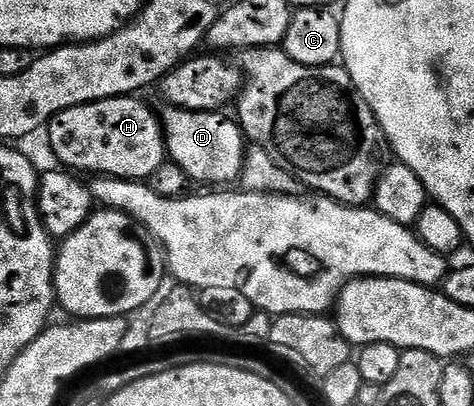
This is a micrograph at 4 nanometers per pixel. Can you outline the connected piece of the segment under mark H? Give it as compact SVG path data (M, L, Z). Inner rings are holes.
M123 95L93 101L80 107L68 107L68 111L60 111L50 121L50 149L58 156L57 164L79 174L101 175L104 177L119 177L125 181L146 181L153 178L160 166L166 164L166 134L162 131L162 122L157 112L153 113L142 102L138 95Z

